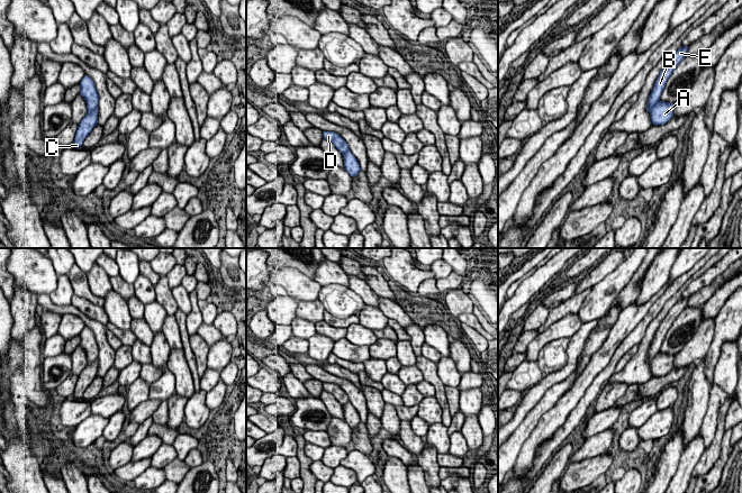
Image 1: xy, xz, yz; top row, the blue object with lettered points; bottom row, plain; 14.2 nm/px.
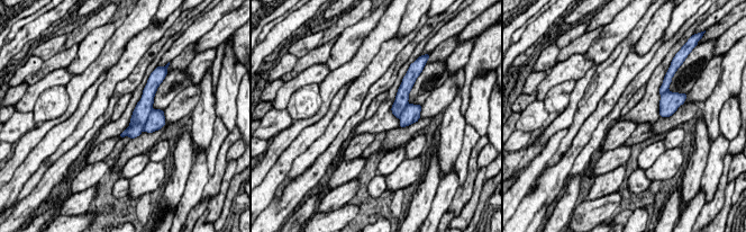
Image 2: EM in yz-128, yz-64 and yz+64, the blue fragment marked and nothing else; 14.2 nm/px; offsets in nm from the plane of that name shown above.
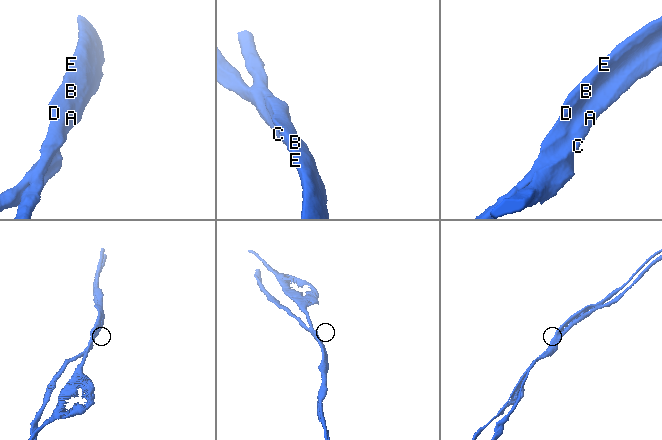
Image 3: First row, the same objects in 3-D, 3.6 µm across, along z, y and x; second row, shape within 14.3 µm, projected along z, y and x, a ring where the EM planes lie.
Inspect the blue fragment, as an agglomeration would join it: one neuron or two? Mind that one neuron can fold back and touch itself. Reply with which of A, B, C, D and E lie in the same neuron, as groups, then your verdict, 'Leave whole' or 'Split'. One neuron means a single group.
Groups: A C / B D E. Split

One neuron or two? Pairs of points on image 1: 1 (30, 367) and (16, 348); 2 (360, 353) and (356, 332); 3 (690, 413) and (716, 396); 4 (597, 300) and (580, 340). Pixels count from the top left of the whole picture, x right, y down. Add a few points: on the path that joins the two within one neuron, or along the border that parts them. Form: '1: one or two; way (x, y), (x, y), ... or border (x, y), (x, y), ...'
1: two; border (33, 328), (25, 336), (21, 352)
2: two; border (345, 337), (355, 345), (369, 346)
3: two; border (712, 386), (708, 408), (700, 428)
4: two; border (599, 318), (582, 323)

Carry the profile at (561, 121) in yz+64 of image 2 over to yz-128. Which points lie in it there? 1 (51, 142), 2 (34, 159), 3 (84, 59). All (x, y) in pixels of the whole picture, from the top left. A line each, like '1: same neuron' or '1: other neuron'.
1: other neuron
2: other neuron
3: other neuron

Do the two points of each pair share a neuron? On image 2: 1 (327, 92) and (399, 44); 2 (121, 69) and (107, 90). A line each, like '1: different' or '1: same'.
1: different
2: same

